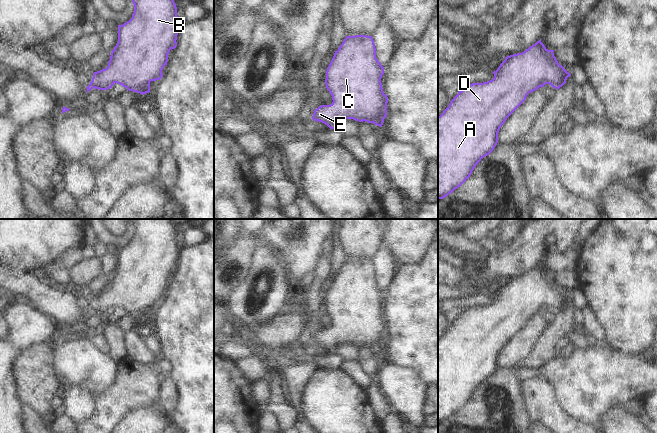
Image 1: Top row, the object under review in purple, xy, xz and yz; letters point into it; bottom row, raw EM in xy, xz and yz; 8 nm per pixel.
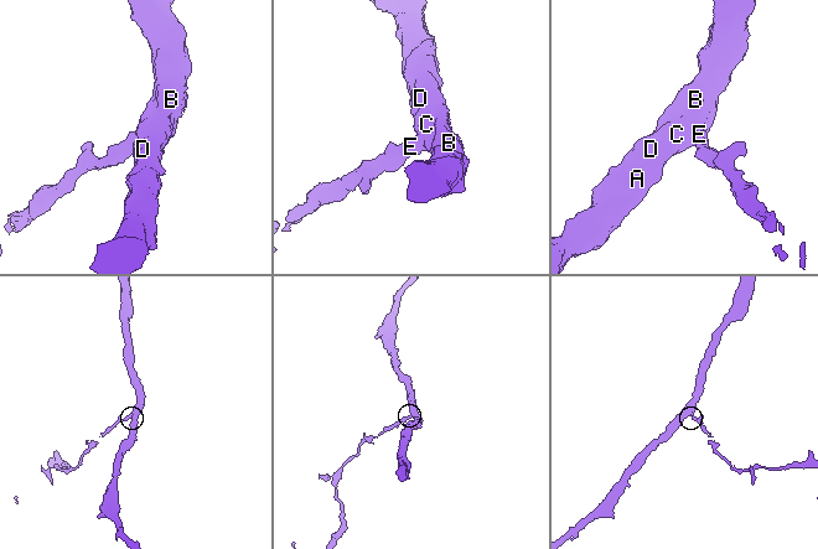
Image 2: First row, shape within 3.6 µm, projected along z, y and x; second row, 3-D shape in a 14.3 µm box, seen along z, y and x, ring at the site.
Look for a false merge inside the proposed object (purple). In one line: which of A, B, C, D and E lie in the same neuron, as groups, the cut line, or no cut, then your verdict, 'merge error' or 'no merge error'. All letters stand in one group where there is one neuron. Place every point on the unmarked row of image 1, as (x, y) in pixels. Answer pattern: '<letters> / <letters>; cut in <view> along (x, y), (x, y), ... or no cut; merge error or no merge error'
A B C D E; no cut; no merge error

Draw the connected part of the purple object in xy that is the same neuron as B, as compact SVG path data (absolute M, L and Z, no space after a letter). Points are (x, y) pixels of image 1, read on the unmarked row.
M131 219L134 228L132 242L118 249L118 266L111 276L108 290L93 297L87 317L93 312L108 314L117 307L141 319L150 316L150 306L163 301L162 294L168 278L177 270L180 248L177 231L171 219Z

